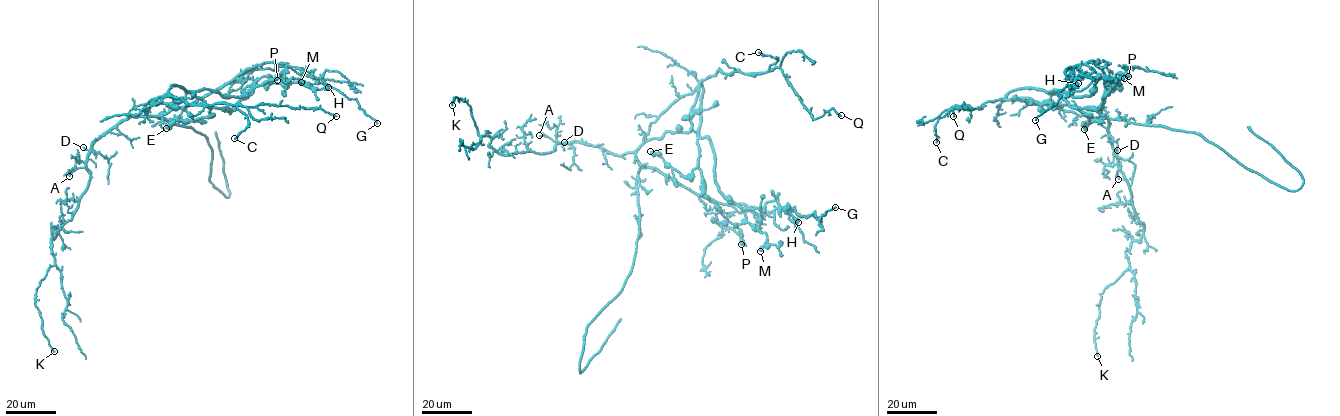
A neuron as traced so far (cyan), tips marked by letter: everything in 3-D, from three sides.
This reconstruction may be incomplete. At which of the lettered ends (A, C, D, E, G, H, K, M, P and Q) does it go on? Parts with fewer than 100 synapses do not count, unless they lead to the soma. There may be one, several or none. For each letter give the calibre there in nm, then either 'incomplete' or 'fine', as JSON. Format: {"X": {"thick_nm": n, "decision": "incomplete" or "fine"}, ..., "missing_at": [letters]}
{"A": {"thick_nm": 110, "decision": "fine"}, "C": {"thick_nm": 100, "decision": "fine"}, "D": {"thick_nm": 110, "decision": "fine"}, "E": {"thick_nm": 650, "decision": "fine"}, "G": {"thick_nm": 140, "decision": "fine"}, "H": {"thick_nm": 700, "decision": "fine"}, "K": {"thick_nm": 100, "decision": "fine"}, "M": {"thick_nm": 650, "decision": "fine"}, "P": {"thick_nm": 650, "decision": "fine"}, "Q": {"thick_nm": 160, "decision": "fine"}, "missing_at": []}

